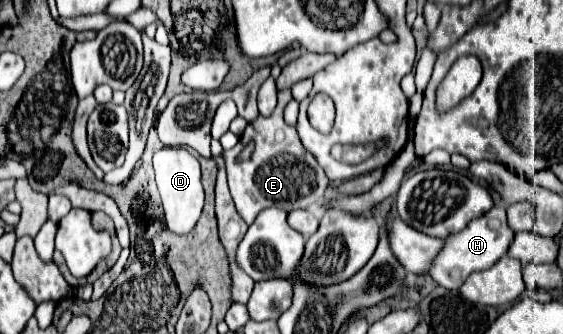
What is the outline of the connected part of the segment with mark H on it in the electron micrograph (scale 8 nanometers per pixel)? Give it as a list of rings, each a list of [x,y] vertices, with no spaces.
[[[493,206],[487,214],[471,220],[461,232],[455,232],[447,238],[443,238],[443,248],[437,252],[437,256],[431,260],[427,274],[443,288],[447,290],[457,290],[463,280],[477,270],[487,270],[499,256],[507,252],[507,244],[511,240],[511,228],[507,228],[507,218],[505,218],[505,208],[503,206]]]

